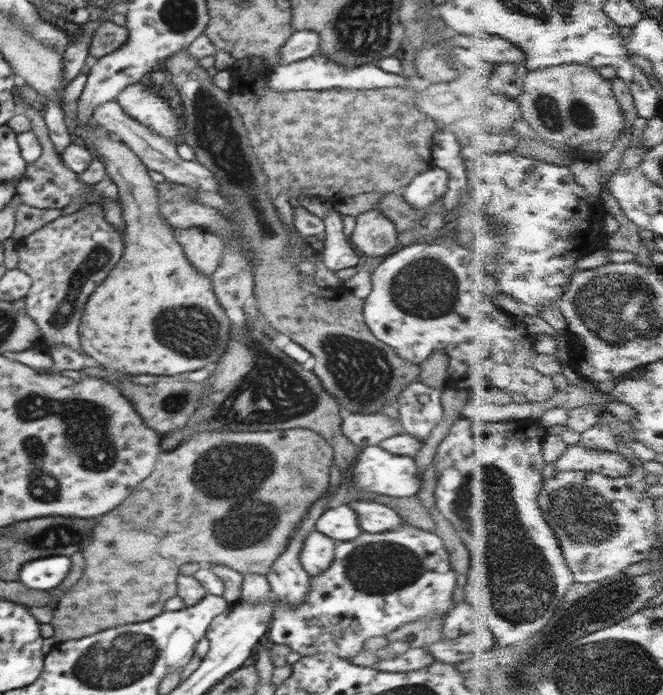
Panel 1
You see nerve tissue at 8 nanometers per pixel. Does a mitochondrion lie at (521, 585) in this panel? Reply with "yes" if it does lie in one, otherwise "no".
yes

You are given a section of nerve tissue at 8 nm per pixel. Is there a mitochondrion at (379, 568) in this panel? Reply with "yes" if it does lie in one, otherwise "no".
yes

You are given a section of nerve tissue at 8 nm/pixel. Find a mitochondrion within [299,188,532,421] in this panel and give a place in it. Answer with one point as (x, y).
(364, 374)

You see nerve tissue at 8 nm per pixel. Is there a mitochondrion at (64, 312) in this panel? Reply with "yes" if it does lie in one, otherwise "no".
yes

